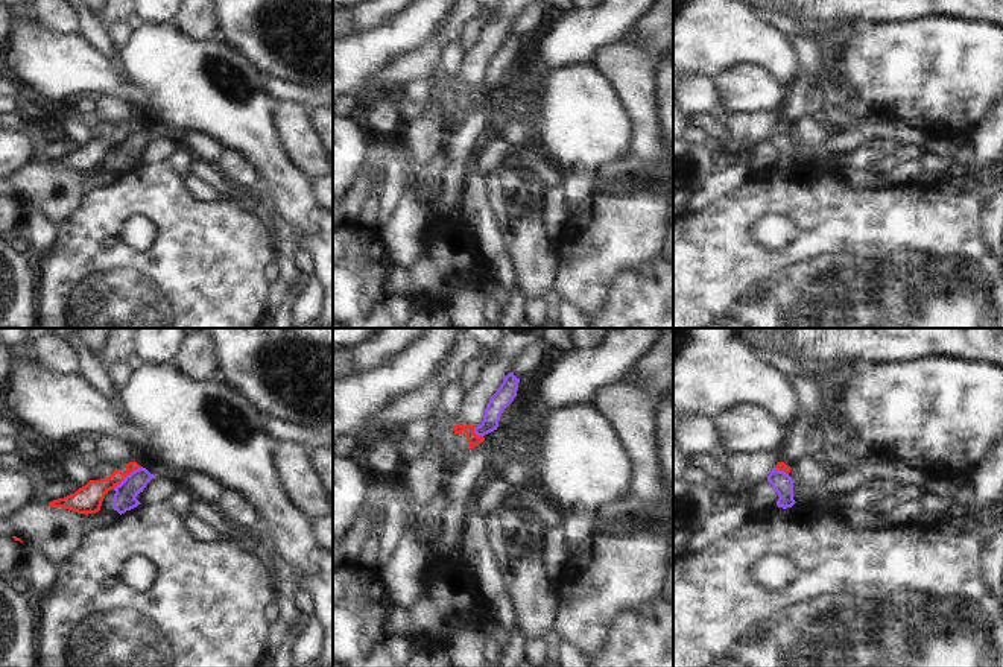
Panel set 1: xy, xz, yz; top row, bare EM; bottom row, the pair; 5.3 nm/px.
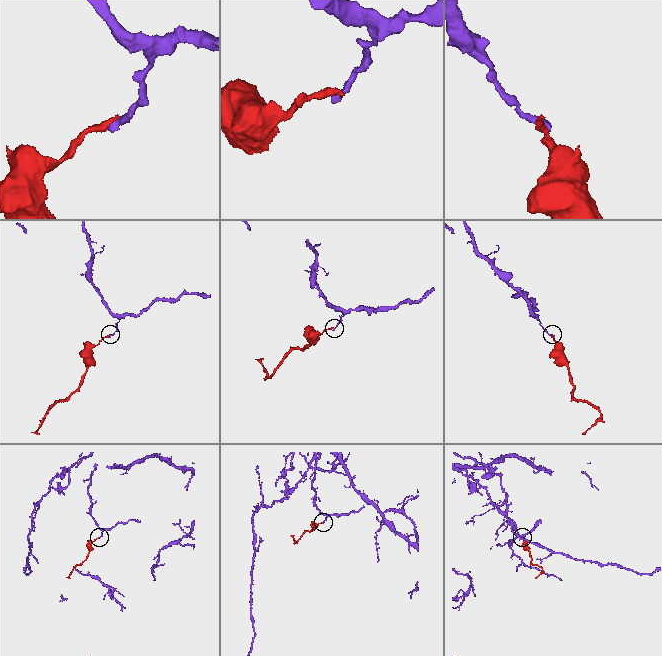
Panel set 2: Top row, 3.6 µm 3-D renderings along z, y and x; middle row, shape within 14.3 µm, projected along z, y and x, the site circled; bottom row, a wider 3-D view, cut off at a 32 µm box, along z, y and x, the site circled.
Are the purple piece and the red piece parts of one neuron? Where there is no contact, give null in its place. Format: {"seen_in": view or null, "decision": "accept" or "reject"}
{"seen_in": "xy", "decision": "reject"}

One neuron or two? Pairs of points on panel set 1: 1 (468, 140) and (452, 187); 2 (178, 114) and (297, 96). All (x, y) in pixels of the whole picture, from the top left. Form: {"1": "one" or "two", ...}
{"1": "one", "2": "two"}

